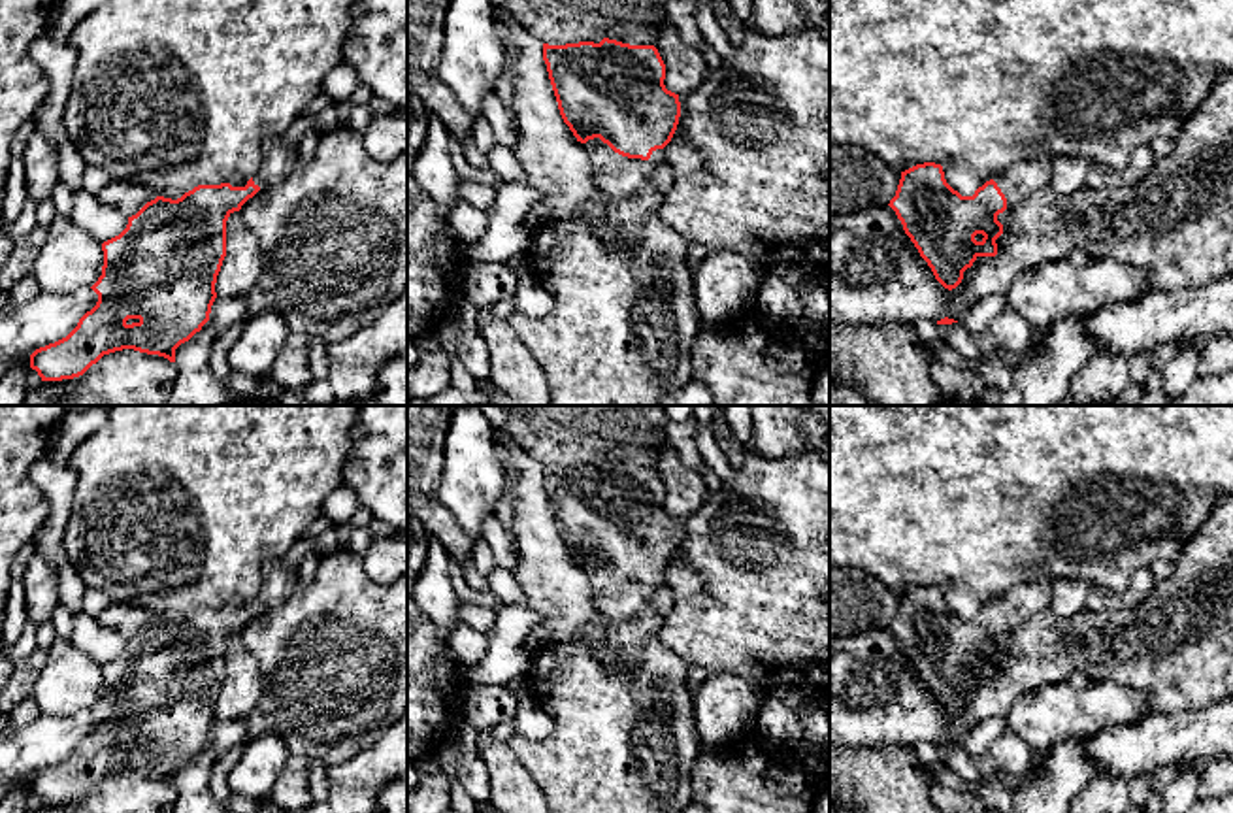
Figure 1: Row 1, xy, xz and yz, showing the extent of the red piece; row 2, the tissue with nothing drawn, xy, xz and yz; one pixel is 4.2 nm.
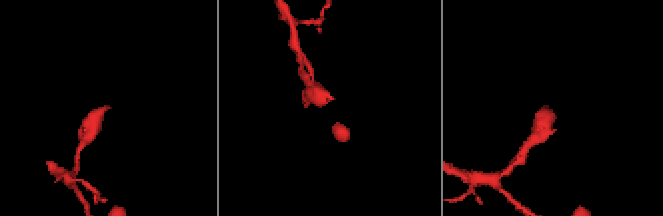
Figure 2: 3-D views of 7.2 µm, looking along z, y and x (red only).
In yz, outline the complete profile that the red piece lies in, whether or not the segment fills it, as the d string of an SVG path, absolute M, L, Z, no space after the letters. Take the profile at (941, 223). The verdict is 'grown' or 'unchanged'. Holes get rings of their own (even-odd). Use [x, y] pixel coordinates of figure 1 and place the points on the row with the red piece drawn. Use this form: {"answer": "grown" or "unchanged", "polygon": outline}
{"answer": "grown", "polygon": "M1050 158L1014 162L973 196L954 191L941 164L916 164L901 172L888 206L935 279L952 290L978 257L997 255L995 240L1003 234L997 215L1048 187L1050 162Z"}

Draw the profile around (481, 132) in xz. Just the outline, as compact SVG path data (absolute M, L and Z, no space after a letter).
M477 117L471 128L471 138L483 153L490 153L496 147L496 136L485 117Z

